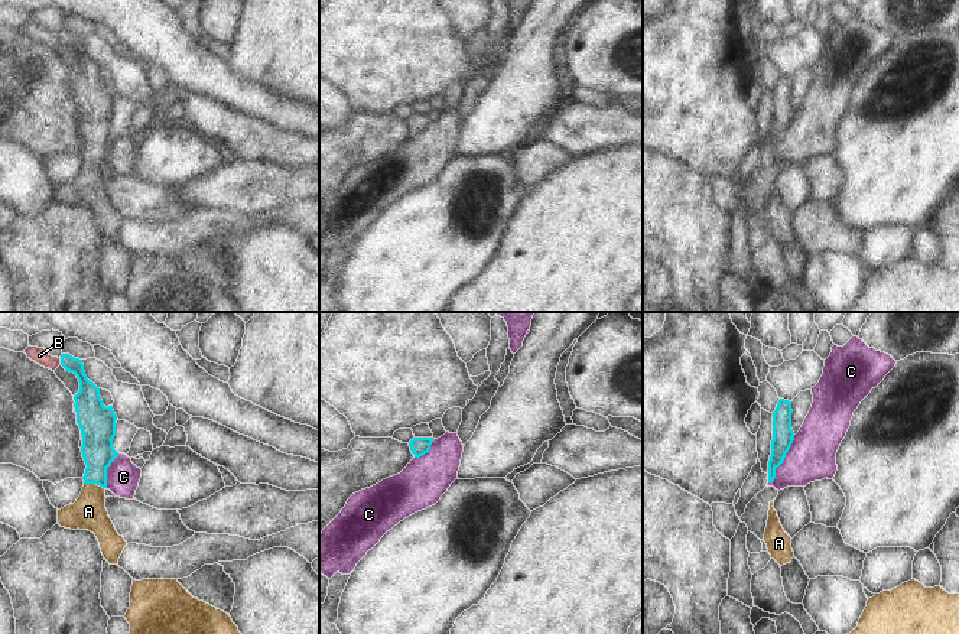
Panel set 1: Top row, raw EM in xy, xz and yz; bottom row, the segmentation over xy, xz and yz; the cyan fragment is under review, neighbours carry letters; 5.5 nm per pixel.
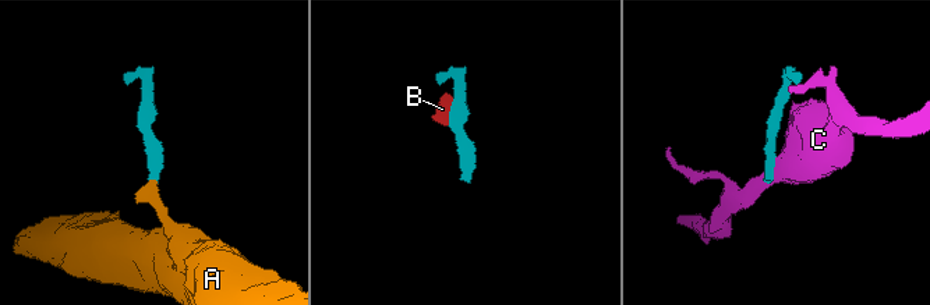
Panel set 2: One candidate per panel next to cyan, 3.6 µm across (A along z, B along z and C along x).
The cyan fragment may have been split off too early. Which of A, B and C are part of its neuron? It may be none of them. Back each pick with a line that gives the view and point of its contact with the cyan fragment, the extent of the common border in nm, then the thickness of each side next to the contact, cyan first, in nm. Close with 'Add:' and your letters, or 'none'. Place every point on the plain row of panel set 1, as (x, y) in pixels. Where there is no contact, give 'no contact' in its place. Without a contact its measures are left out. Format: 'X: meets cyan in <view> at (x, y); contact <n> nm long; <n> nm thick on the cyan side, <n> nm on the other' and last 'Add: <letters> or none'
A: meets cyan in xy at (94, 159); contact 120 nm long; 180 nm thick on the cyan side, 190 nm on the other
Add: A

